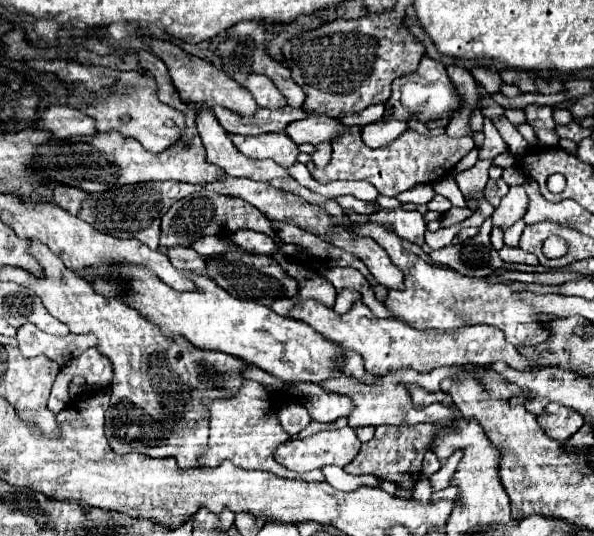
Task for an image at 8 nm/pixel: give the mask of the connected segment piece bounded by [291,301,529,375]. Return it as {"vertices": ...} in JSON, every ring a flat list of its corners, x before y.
{"vertices":[[307,301,293,307,291,317,305,321,317,333,325,335,325,339,329,339,331,343,337,343,343,349,357,351,363,357,365,369,371,375,383,375,393,369,415,369,419,373,429,373,437,367,491,365,495,361,503,361,513,369,529,369,527,359,517,351,517,347,507,343,505,333,489,325,465,325,451,331,419,331,397,319,375,317,371,309,361,301,357,301,345,315,337,315,333,309,321,303]]}

